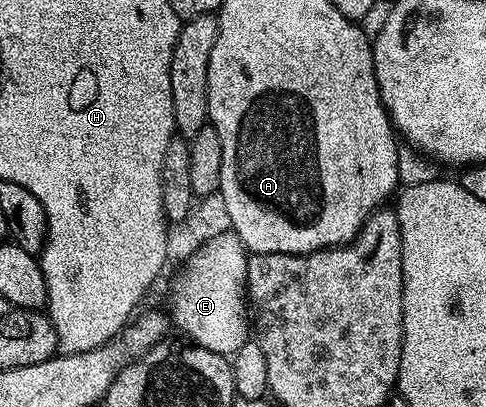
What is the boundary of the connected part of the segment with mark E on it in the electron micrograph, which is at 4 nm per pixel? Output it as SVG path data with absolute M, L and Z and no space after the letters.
M233 230L226 233L217 234L216 237L212 238L210 241L206 241L202 244L197 251L194 252L192 257L188 261L188 267L190 269L186 272L186 277L182 280L182 285L178 288L178 297L174 300L174 320L178 323L178 328L182 332L187 332L189 339L193 343L198 344L204 350L212 350L216 354L225 356L227 358L233 357L236 350L240 350L240 346L244 346L247 340L251 339L252 336L252 320L248 315L248 289L246 286L246 262L248 259L248 250L242 244L242 240L235 234Z

